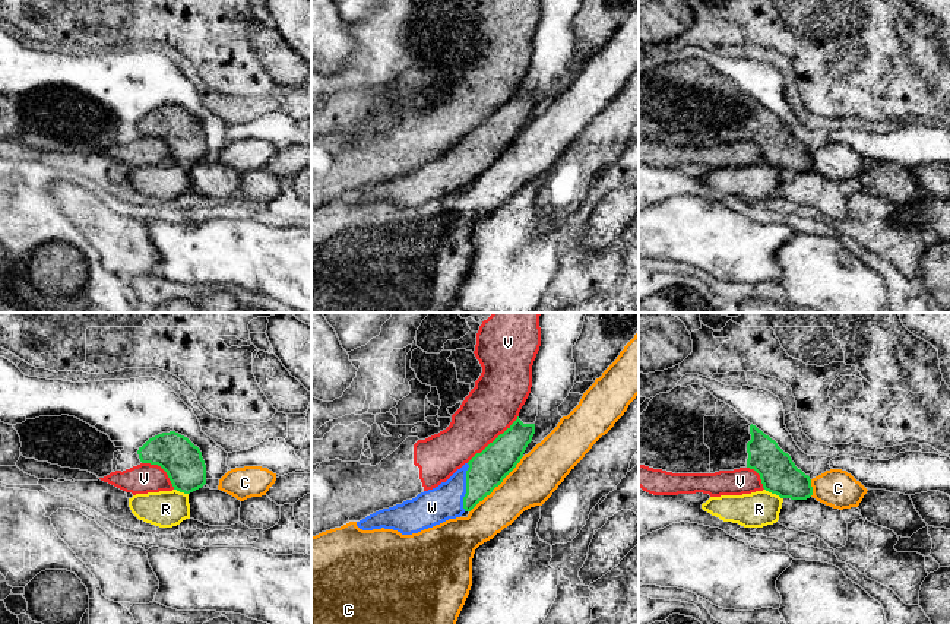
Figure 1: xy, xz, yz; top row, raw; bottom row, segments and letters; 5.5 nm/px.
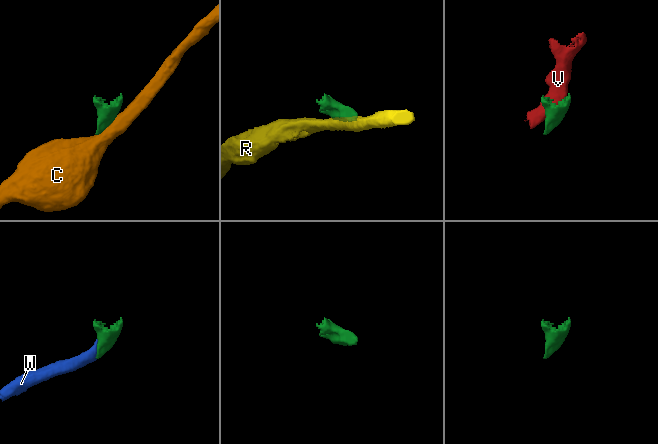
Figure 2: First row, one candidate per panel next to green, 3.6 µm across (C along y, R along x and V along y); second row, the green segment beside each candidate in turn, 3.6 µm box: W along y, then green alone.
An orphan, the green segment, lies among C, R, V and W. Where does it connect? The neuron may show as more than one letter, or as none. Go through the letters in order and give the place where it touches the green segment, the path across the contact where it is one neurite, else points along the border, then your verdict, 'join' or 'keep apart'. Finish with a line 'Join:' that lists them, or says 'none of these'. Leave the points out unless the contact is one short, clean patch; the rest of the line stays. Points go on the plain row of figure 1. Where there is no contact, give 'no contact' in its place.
C: xz (497, 158) | along xz (523, 129), (469, 184) | keep apart
R: yz (773, 165) | along yz (765, 161), (782, 171) | keep apart
V: xz (494, 113) | along xz (518, 88), (466, 135) | keep apart
W: xz (466, 160) | across xz (487, 142), (466, 160), (452, 171), (431, 180) | join
Join: W

